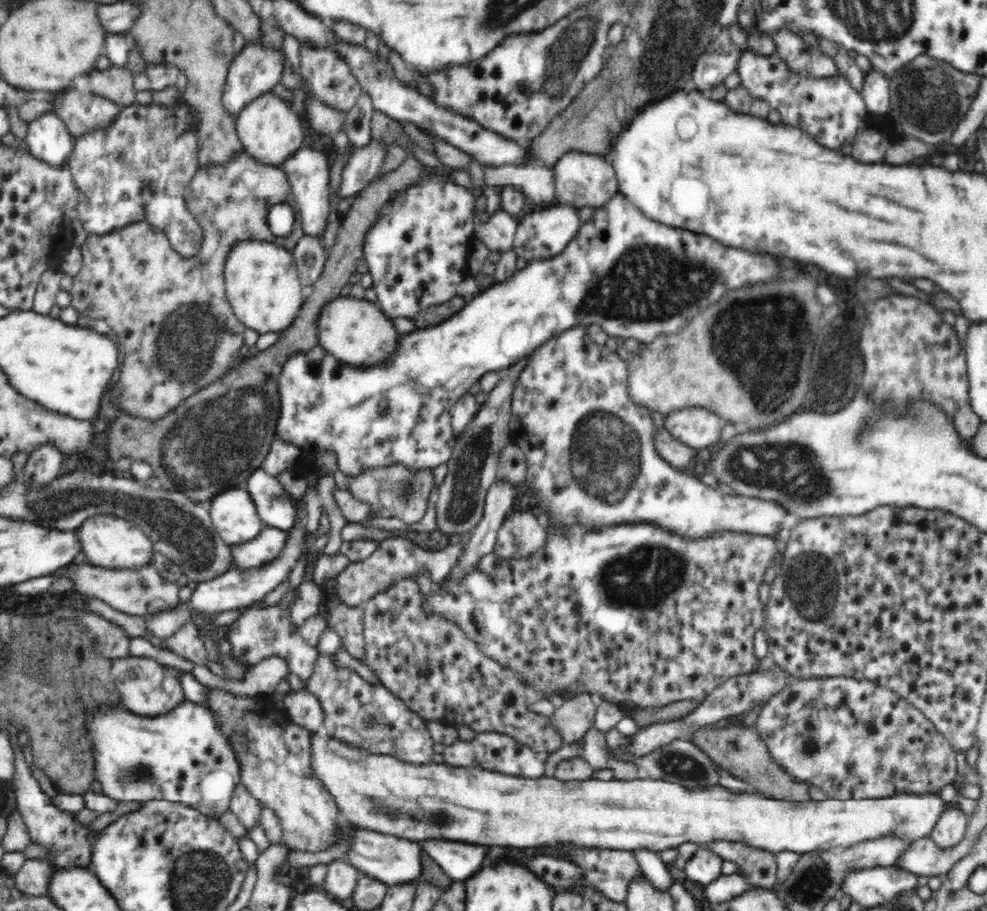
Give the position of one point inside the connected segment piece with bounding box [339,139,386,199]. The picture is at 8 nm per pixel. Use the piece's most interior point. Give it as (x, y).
(364, 165)

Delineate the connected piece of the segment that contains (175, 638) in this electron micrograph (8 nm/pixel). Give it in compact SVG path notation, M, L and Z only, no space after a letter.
M194 623L180 627L176 633L170 635L170 638L166 638L167 647L194 665L206 665L209 661L208 652L203 638L198 635L198 629Z

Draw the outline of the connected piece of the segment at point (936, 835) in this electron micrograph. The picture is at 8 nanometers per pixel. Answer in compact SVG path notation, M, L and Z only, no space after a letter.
M947 802L942 814L938 816L938 822L931 830L931 839L940 847L954 846L962 840L966 832L968 826L966 817L957 802Z

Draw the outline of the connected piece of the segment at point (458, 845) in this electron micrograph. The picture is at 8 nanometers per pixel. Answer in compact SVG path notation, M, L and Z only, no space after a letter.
M442 839L418 842L452 881L465 881L484 866L486 845Z

